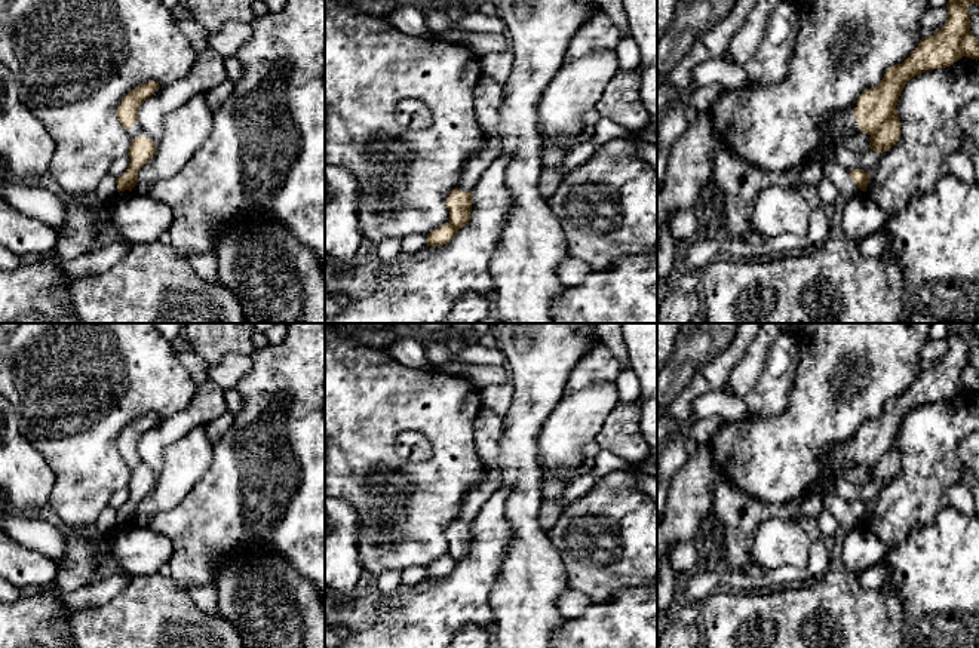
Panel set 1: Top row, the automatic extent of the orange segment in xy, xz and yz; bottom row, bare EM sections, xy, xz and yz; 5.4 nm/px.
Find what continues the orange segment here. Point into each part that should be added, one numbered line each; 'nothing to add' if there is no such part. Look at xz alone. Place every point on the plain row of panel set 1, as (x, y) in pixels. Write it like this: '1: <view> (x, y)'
1: xz (488, 426)

